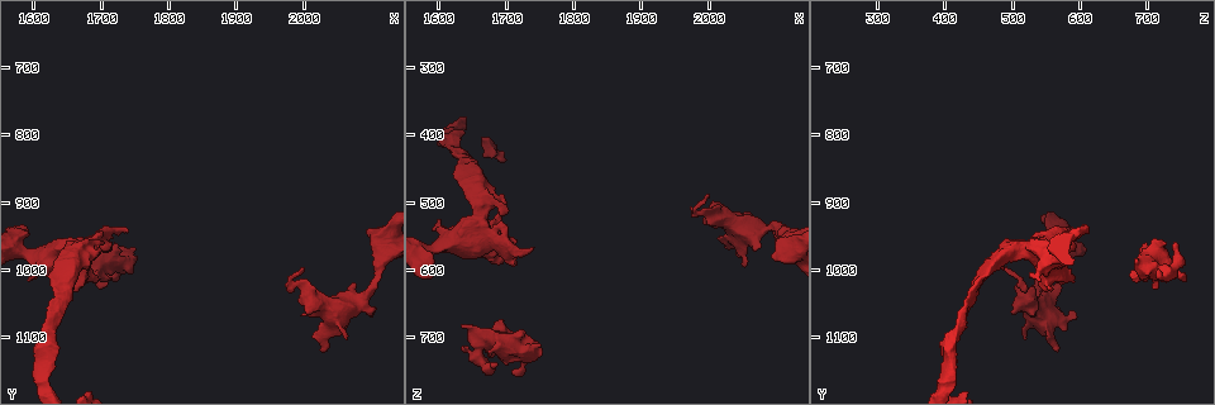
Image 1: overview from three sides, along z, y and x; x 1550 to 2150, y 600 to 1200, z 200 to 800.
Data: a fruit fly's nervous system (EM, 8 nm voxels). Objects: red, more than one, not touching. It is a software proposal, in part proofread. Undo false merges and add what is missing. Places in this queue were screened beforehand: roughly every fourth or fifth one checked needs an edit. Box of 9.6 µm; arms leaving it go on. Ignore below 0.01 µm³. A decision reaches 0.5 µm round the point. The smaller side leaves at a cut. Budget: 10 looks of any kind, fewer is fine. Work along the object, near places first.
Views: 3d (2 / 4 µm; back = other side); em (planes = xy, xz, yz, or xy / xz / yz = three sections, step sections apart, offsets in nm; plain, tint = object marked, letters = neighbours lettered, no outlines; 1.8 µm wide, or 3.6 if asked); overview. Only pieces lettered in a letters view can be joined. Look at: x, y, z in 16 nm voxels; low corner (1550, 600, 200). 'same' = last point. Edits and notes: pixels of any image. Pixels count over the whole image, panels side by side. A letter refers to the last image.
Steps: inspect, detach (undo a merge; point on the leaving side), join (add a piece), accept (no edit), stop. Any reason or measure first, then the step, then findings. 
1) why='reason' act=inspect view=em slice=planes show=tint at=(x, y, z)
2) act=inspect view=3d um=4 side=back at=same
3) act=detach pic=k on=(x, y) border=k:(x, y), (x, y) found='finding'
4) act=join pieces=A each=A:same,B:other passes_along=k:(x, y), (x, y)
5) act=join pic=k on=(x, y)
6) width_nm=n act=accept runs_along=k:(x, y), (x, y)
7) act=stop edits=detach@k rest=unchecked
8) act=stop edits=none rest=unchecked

why='an open end' act=inspect view=3d um=4 at=(2030, 1120, 570)

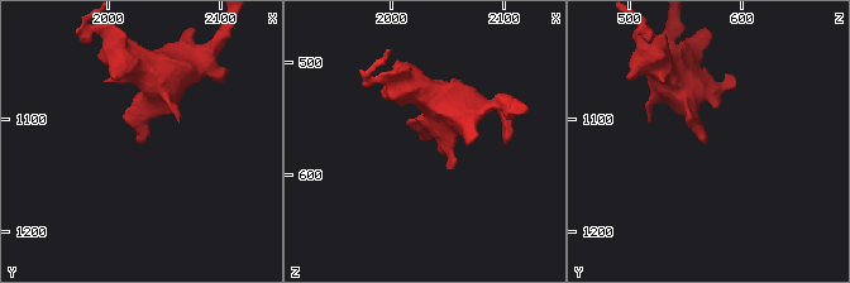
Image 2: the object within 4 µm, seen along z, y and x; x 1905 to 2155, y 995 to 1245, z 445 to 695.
why='need the tissue' act=inspect view=em slice=xz step=4 show=letters at=(2030, 1120, 568)

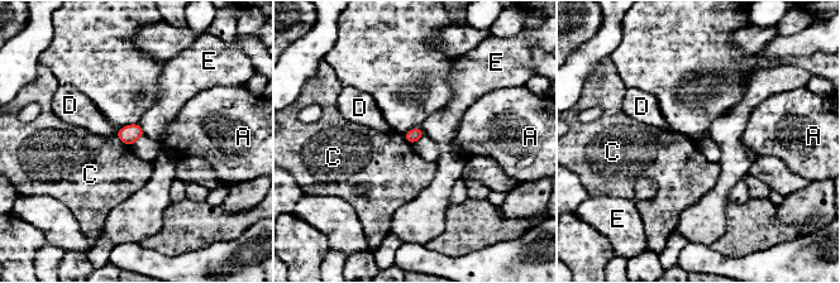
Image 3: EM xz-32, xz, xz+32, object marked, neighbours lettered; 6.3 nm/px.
longest_contact=C:110nm act=accept each=A:other,C:other,D:other,E:other border=3:(117, 135), (129, 145) found='none of them fits'

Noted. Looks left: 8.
why='an open end' act=inspect view=em slice=xy step=4 show=letters at=(2000, 995, 495)

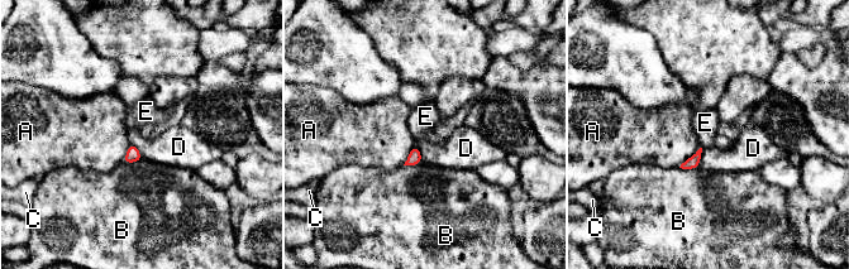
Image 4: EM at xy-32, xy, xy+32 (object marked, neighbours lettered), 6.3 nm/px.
act=accept each=A:other,B:other,C:other,D:other,E:other border=4:(702, 148), (700, 162), (696, 167) found='no lettered piece goes on from it'

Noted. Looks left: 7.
why='free end' act=inspect view=3d um=2 at=(1755, 965, 710)

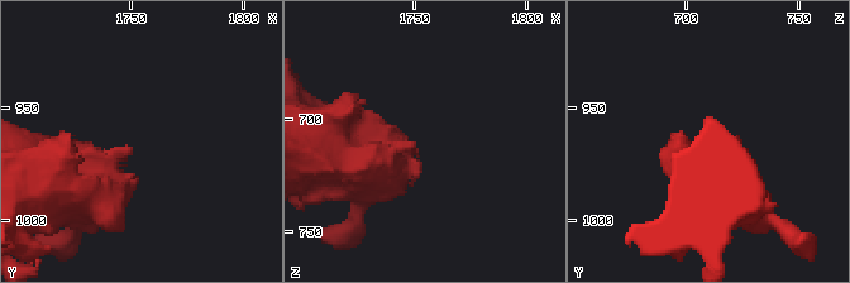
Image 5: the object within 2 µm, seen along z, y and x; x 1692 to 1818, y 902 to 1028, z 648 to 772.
why='need the tissue' act=inspect view=em slice=planes show=letters at=(1750, 967, 711)

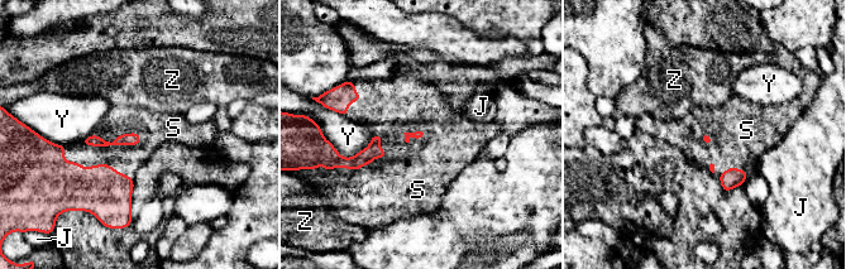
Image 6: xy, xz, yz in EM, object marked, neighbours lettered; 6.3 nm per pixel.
act=join pieces=S each=J:other,S:same,Y:other,Z:other found='it goes on there'

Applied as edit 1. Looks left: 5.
why='thick end' act=inspect view=em slice=yz step=8 show=tint at=(1635, 990, 680)

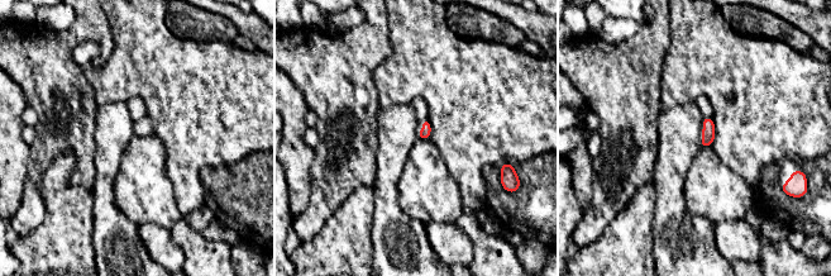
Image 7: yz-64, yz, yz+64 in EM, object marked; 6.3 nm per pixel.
act=inspect view=em slice=planes show=letters at=same

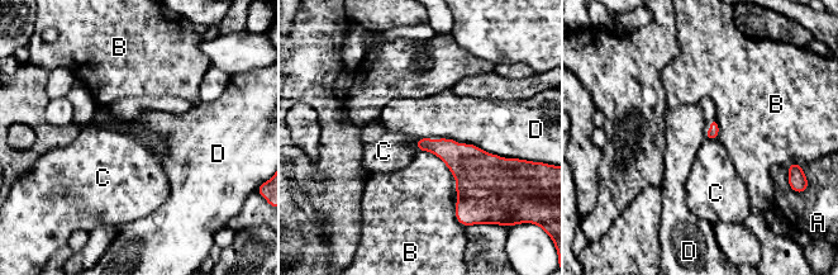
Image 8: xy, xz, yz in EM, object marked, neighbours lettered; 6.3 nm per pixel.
act=accept each=A:other,B:other,C:other,D:other border=8:(465, 142), (505, 159) found='no lettered piece goes on from it'

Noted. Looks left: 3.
act=stop edits=join@6 rest=unchecked

